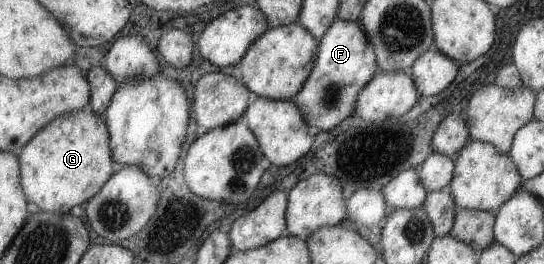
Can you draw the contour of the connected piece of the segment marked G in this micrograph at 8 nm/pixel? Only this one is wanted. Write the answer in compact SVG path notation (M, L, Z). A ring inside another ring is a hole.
M89 104L51 119L22 146L17 158L27 201L50 213L69 213L73 205L90 199L113 174L106 124Z

